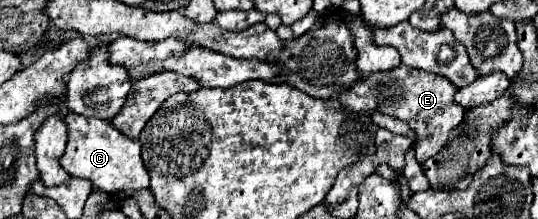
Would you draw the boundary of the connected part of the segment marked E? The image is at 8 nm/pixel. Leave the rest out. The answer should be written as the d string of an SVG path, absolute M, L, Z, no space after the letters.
M400 65L398 69L392 71L382 71L382 73L372 73L368 79L354 83L348 91L340 95L340 103L346 109L352 109L356 113L370 113L372 109L404 119L404 121L414 121L410 127L418 133L418 141L414 145L416 159L418 163L424 163L426 159L434 157L446 143L448 133L464 119L466 109L462 105L454 103L454 93L456 85L448 81L446 77L420 71L420 69L406 69Z

